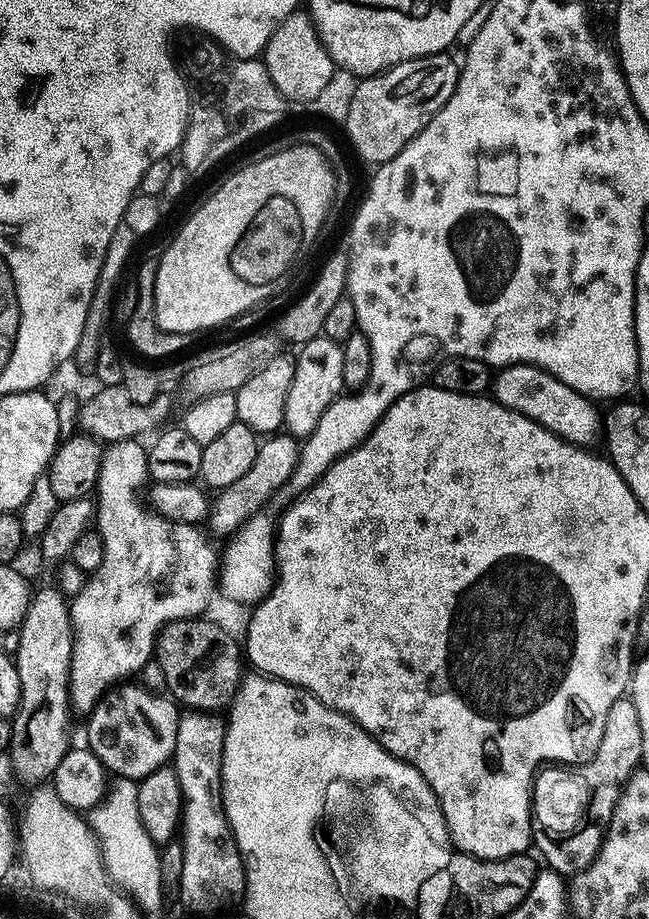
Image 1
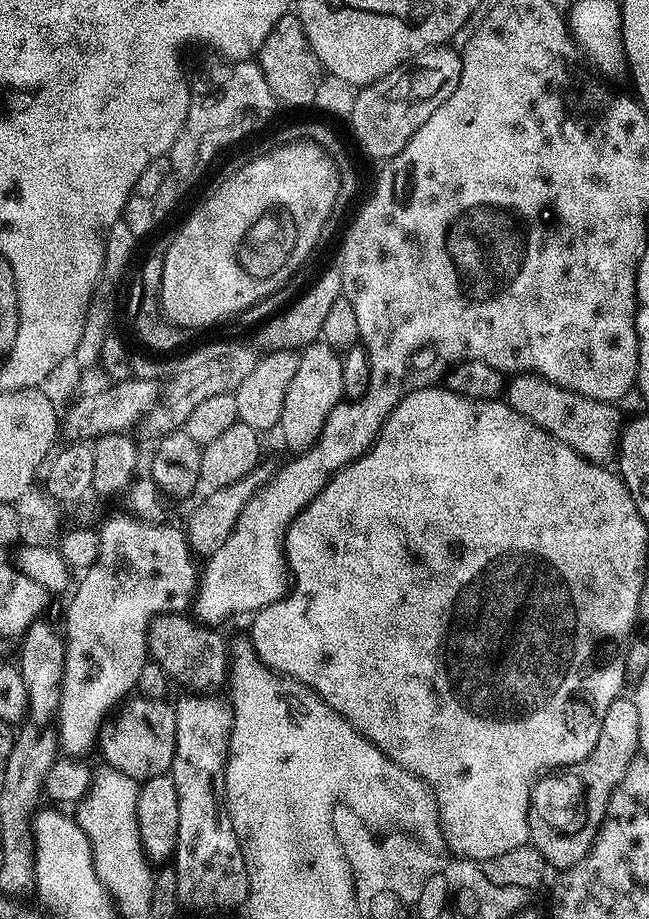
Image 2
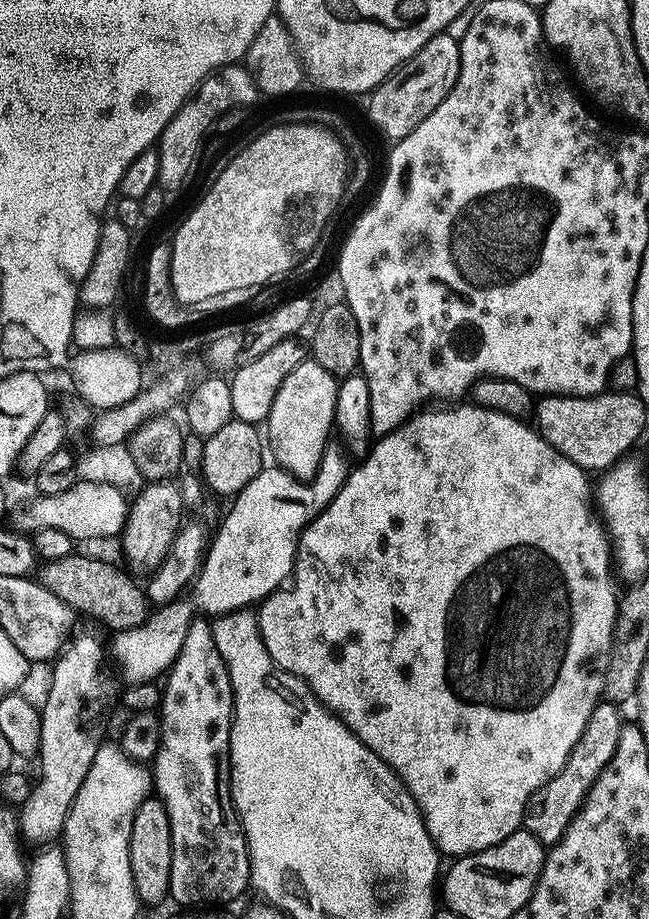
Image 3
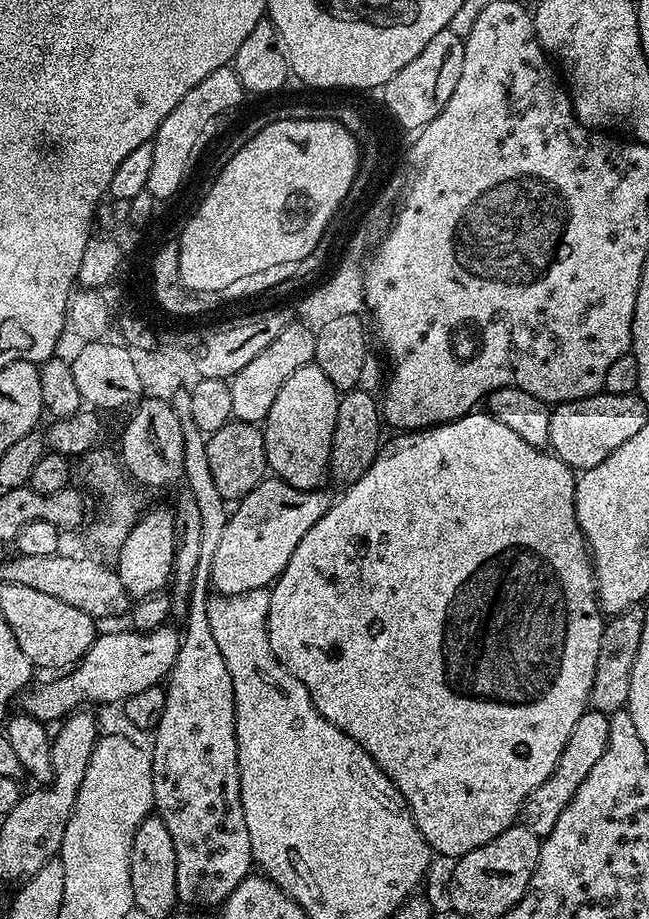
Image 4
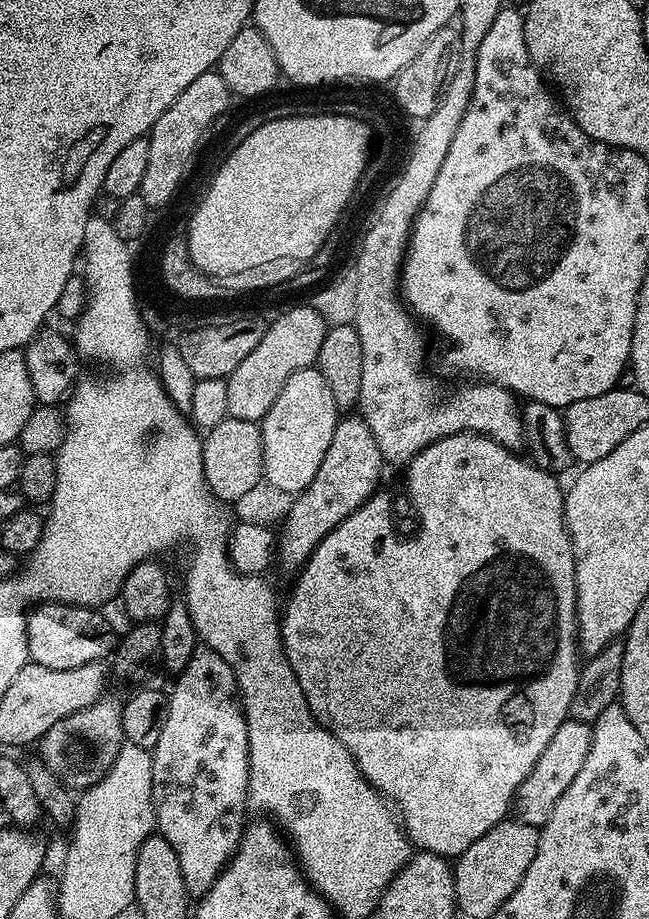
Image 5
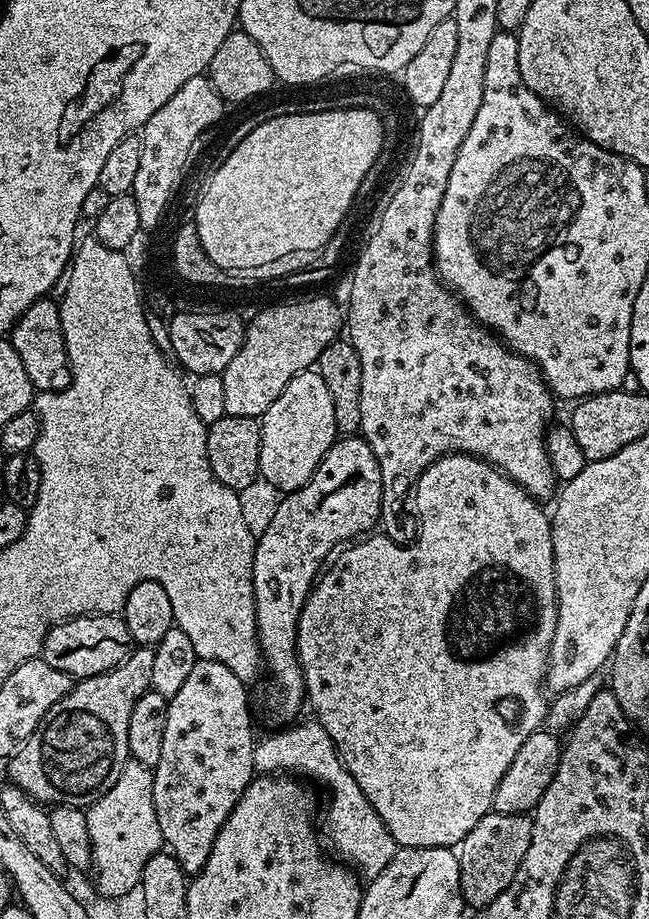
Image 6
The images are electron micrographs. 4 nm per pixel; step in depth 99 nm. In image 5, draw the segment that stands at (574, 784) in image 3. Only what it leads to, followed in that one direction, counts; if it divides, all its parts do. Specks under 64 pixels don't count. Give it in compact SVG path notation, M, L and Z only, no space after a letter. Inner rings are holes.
M569 718L562 726L558 726L558 730L554 730L554 738L546 742L546 750L542 750L542 758L534 762L534 770L530 770L522 786L518 786L516 796L512 800L511 815L538 830L543 828L546 818L550 818L550 810L554 810L554 802L558 802L558 798L566 794L566 786L574 782L575 775L582 768L591 741L592 724L583 724L581 720Z

